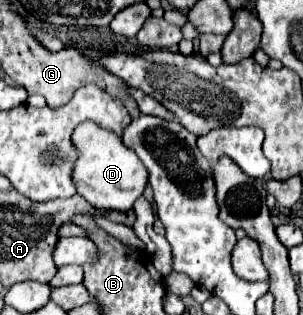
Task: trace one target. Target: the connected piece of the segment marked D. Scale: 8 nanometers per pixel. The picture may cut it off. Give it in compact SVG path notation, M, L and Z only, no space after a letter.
M82 122L72 134L72 142L78 148L78 160L72 174L78 194L98 210L132 210L148 184L148 172L140 158L128 150L114 132L104 130L94 122Z

